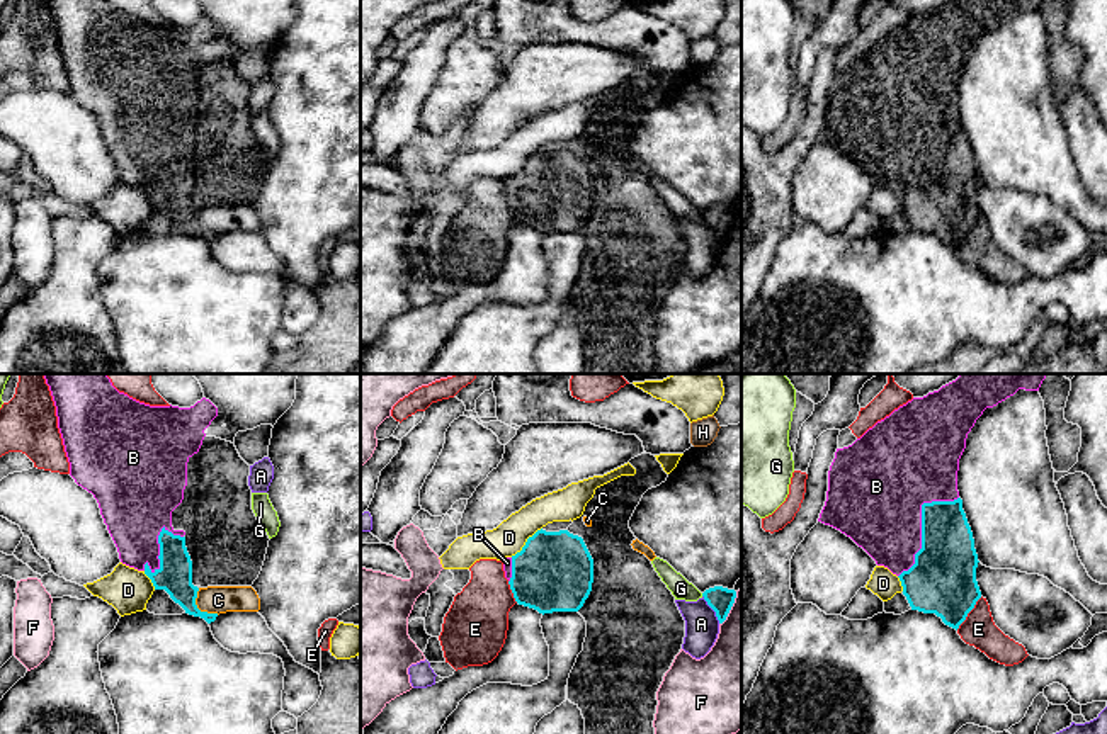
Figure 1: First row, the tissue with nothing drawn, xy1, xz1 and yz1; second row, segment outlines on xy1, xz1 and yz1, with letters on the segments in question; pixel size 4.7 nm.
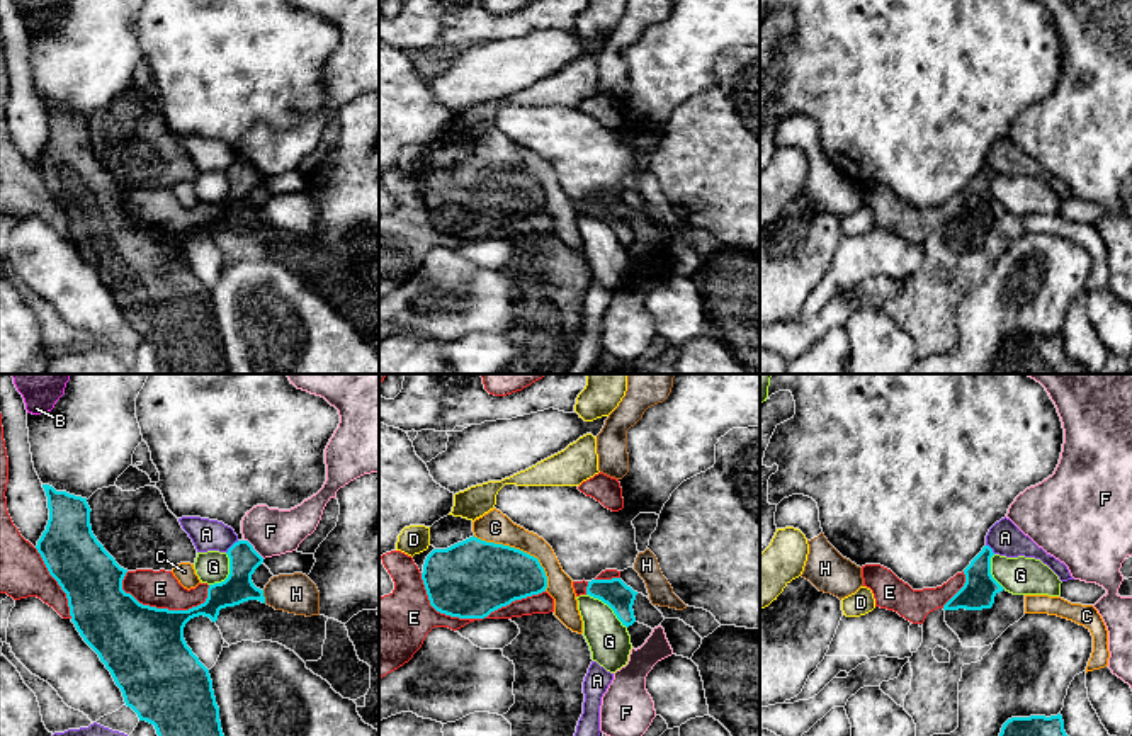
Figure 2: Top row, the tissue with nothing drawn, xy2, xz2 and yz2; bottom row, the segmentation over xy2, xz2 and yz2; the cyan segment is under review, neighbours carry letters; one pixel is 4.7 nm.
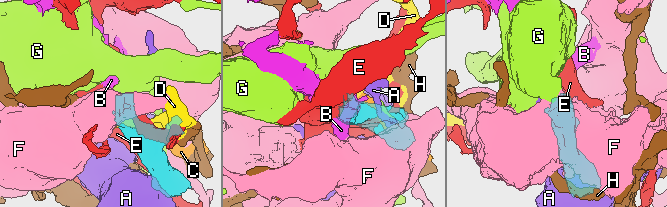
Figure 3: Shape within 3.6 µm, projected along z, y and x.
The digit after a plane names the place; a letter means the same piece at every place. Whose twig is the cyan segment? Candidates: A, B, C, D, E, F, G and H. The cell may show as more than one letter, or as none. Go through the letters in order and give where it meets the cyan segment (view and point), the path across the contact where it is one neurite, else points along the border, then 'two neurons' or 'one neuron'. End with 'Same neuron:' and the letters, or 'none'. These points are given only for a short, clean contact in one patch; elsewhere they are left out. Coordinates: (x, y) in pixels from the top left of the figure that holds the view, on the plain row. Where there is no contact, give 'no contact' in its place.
A: xz1 (711, 226) | two neurons
B: yz1 (922, 143) | one neuron
C: xz2 (519, 169) | two neurons
D: xz1 (526, 162) | along xz1 (541, 146), (510, 175) | two neurons
E: xz2 (473, 237) | two neurons
F: xy2 (254, 169) | along xy2 (245, 158), (264, 177) | two neurons
G: xz2 (609, 225) | along xz2 (587, 213), (600, 218), (626, 247) | two neurons
H: xy2 (264, 216) | along xy2 (262, 209), (266, 221) | two neurons
Same neuron: B

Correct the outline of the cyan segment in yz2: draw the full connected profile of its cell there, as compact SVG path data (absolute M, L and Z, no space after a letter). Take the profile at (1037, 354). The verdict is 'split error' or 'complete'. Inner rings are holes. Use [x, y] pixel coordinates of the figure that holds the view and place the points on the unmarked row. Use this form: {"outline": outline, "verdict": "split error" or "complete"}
{"outline": "M1062 335L1008 338L991 374L1088 374L1064 350Z", "verdict": "complete"}

